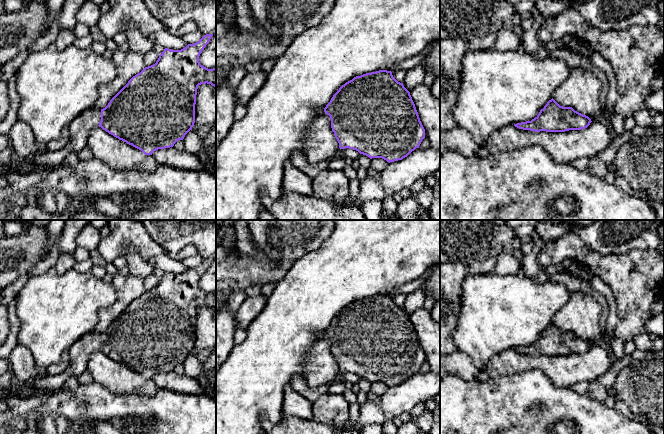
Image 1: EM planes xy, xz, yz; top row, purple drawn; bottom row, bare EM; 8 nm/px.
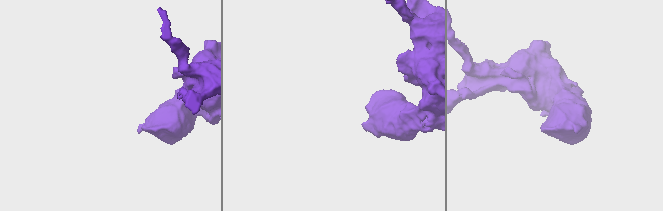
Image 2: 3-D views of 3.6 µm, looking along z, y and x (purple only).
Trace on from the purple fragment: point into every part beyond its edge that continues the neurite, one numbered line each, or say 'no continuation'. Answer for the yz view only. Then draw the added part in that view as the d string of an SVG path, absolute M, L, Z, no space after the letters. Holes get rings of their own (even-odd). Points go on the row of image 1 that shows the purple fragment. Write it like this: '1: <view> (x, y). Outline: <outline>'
no continuation

